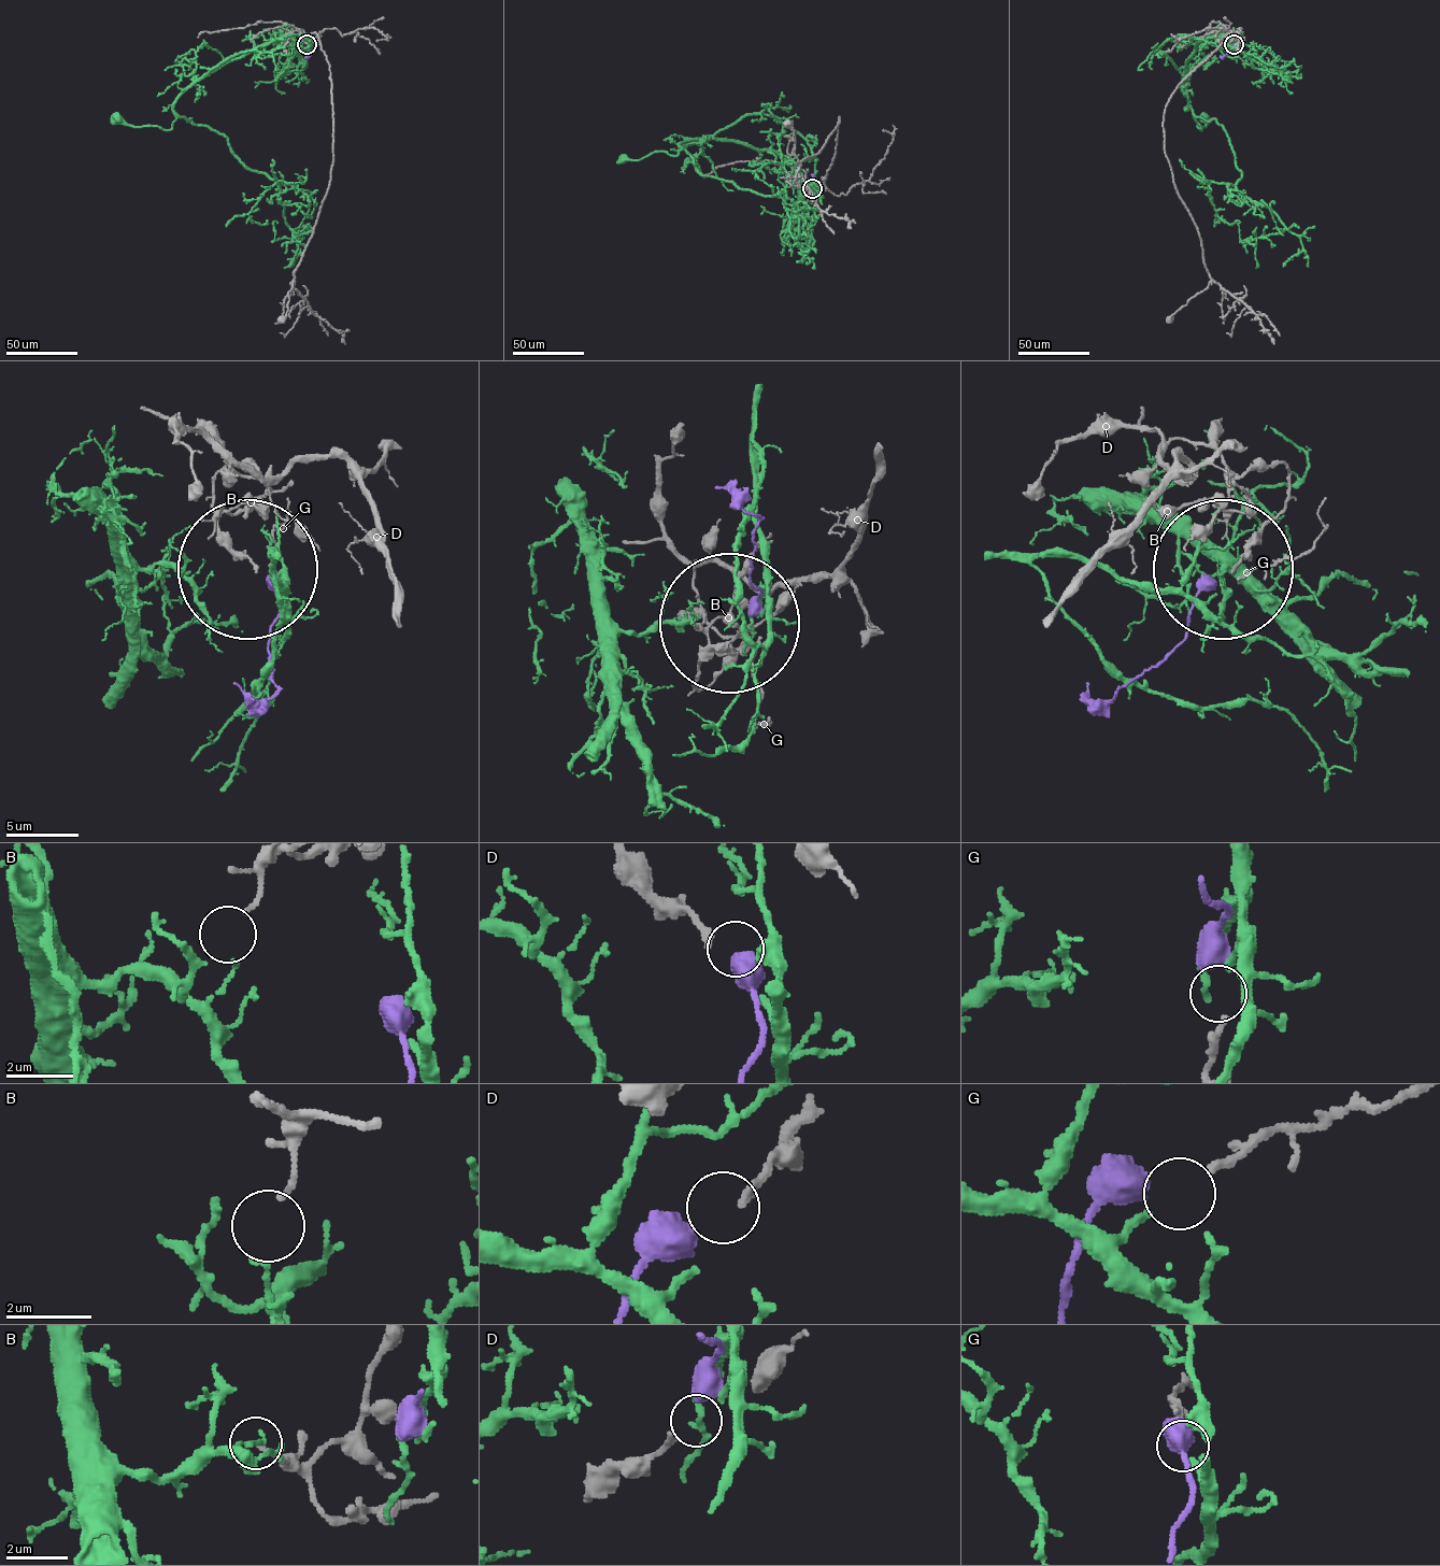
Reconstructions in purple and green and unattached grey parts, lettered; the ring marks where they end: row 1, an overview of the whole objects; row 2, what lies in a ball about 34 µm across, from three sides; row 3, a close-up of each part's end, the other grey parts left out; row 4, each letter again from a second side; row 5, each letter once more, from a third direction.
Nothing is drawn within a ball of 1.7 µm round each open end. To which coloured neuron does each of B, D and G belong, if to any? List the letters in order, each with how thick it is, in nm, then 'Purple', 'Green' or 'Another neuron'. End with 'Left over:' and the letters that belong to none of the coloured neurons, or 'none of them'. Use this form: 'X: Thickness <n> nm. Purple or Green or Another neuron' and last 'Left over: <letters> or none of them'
B: Thickness 130 nm. Another neuron
D: Thickness 190 nm. Purple
G: Thickness 180 nm. Green
Left over: B

